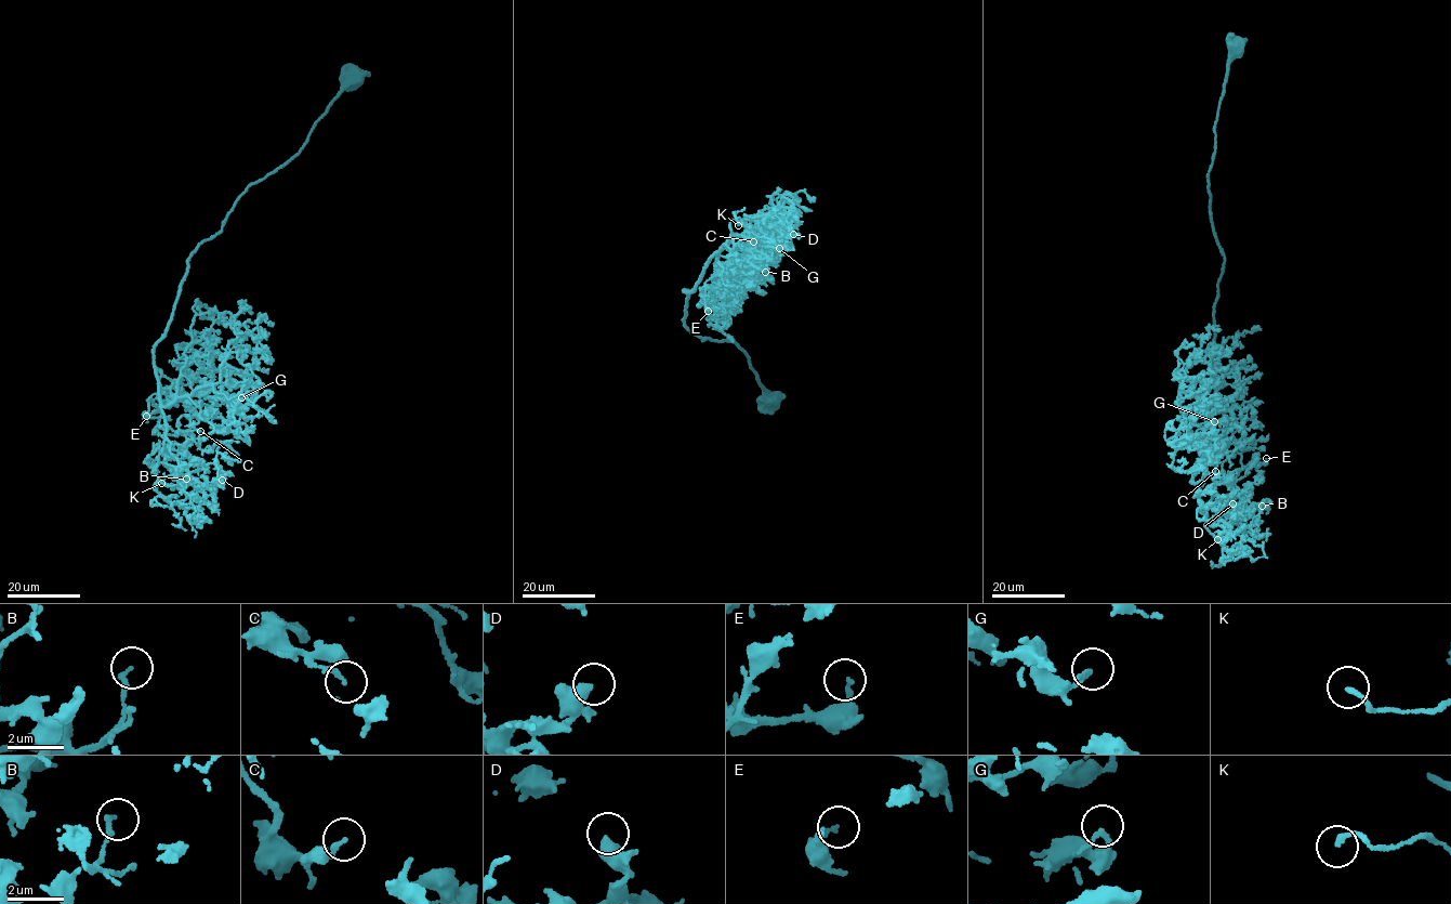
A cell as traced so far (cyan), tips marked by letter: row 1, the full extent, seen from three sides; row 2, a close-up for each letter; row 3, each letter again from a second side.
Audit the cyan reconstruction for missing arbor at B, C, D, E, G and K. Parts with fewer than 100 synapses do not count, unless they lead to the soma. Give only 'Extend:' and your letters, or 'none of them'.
Extend: C

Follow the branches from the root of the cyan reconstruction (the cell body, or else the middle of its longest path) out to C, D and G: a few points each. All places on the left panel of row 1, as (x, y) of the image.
C: (351, 80), (301, 151), (248, 187), (188, 261), (153, 358), (160, 404), (187, 397), (200, 431)
D: (351, 80), (301, 151), (248, 187), (192, 253), (154, 348), (169, 450), (200, 487), (222, 480)
G: (351, 80), (301, 151), (248, 187), (192, 253), (154, 348), (160, 404), (211, 384), (219, 400), (241, 397)

